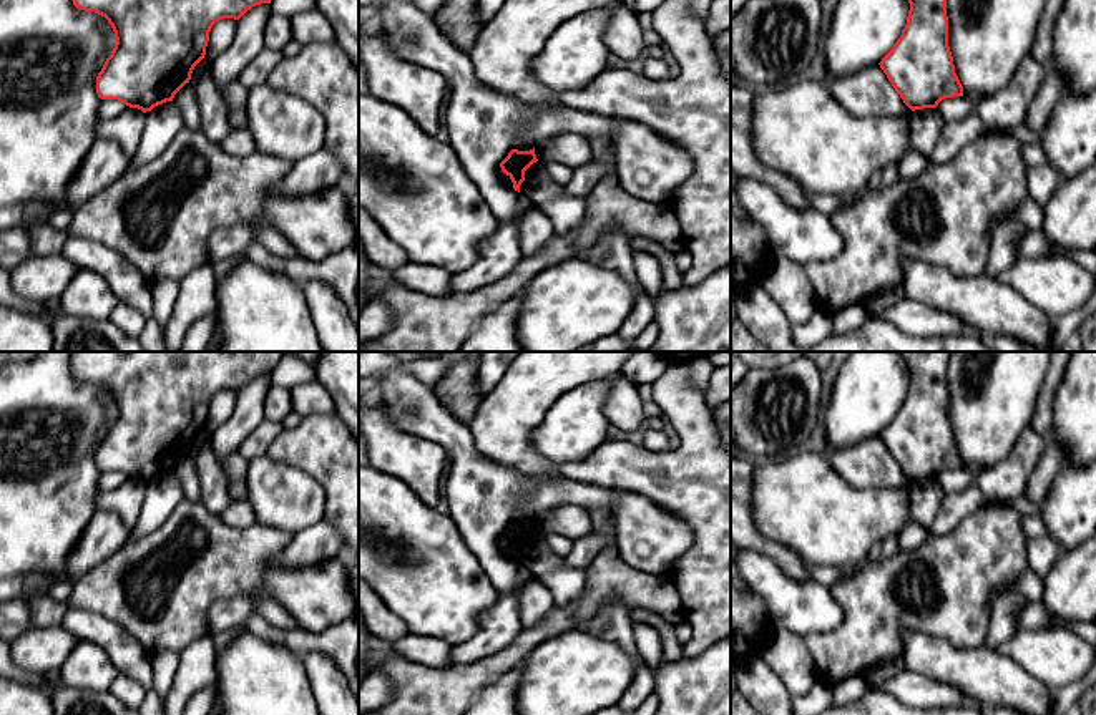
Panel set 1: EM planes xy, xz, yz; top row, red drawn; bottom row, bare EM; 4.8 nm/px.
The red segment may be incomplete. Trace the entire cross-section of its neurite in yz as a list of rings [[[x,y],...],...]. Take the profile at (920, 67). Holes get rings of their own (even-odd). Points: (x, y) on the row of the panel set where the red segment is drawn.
[[[908,0],[907,25],[878,63],[912,109],[937,108],[945,98],[963,96],[948,46],[947,0]]]

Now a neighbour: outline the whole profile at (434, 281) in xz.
[[[360,206],[359,241],[364,246],[369,264],[390,270],[394,282],[430,295],[447,295],[452,292],[450,272],[410,262],[407,252],[399,247]]]

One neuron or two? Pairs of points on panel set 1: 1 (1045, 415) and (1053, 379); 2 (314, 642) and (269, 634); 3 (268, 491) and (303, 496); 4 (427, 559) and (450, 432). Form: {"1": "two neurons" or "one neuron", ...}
{"1": "one neuron", "2": "one neuron", "3": "one neuron", "4": "two neurons"}

